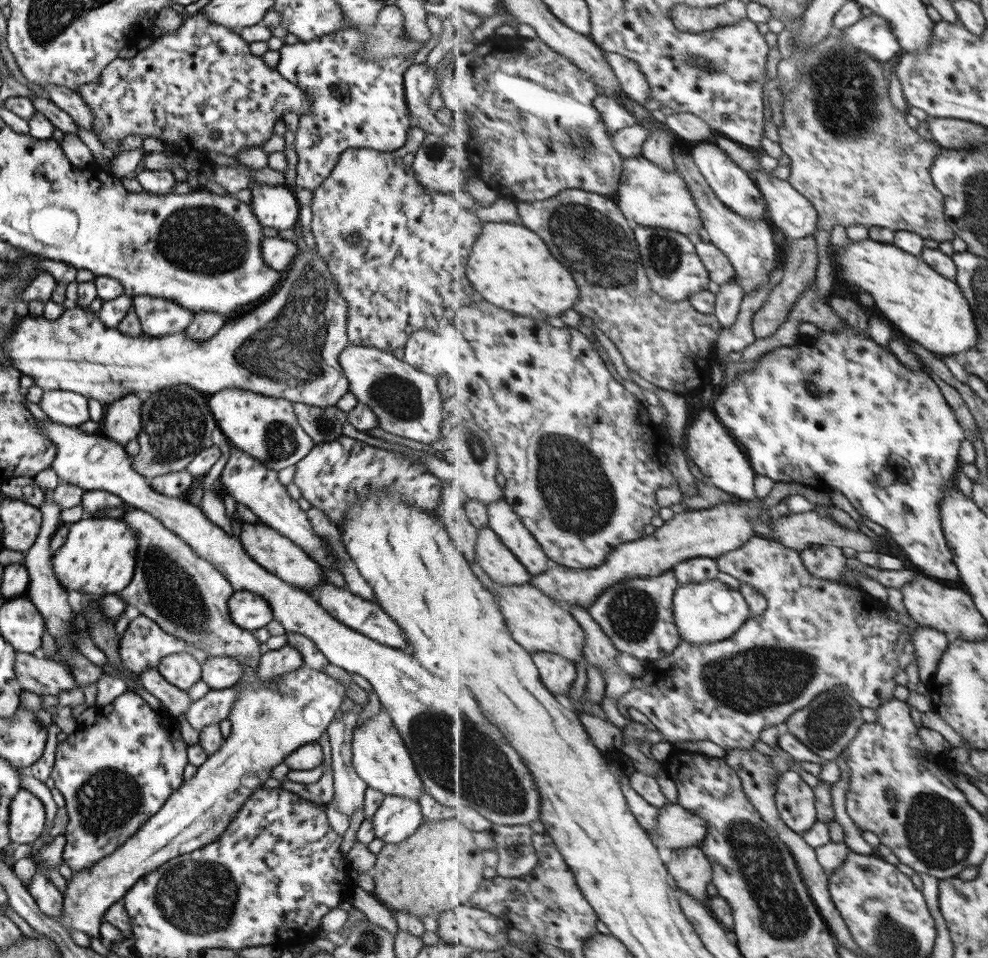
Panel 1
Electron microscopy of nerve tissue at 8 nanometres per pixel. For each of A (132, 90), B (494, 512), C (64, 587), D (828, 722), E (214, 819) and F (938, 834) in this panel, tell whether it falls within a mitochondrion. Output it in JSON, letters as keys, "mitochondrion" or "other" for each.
{"A":"mitochondrion","B":"other","C":"other","D":"mitochondrion","E":"mitochondrion","F":"mitochondrion"}

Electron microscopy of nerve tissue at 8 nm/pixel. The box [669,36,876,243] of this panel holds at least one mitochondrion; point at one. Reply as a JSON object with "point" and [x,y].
{"point":[692,61]}

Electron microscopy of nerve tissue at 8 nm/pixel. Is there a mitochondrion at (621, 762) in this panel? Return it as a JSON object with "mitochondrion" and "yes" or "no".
{"mitochondrion":"no"}

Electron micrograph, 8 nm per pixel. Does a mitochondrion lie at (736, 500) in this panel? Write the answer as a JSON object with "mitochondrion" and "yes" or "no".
{"mitochondrion":"no"}

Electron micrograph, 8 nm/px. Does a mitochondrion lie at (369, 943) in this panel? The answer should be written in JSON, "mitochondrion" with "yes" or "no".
{"mitochondrion":"yes"}

